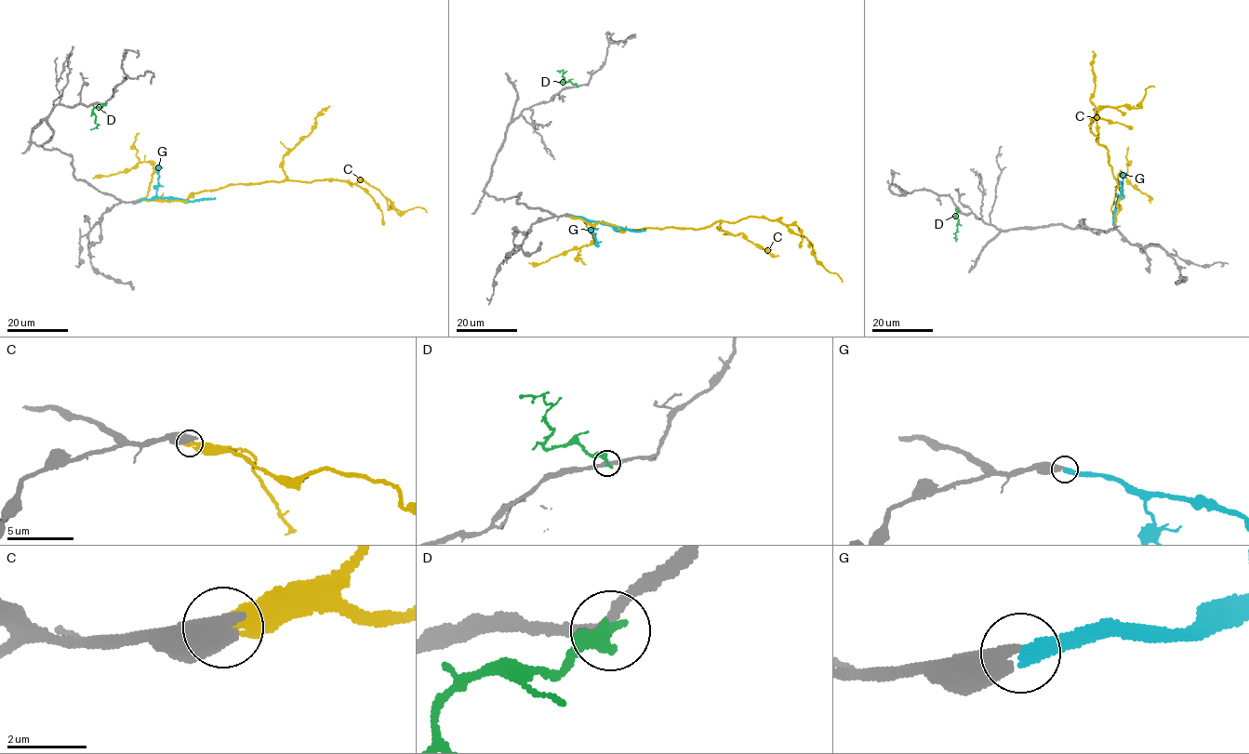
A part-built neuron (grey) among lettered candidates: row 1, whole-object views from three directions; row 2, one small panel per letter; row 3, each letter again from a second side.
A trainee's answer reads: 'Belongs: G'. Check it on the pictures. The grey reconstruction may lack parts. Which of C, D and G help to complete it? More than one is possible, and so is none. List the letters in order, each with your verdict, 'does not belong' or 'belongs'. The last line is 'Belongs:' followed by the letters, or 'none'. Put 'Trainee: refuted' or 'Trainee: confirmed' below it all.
C: does not belong
D: does not belong
G: belongs
Belongs: G
Trainee: confirmed

